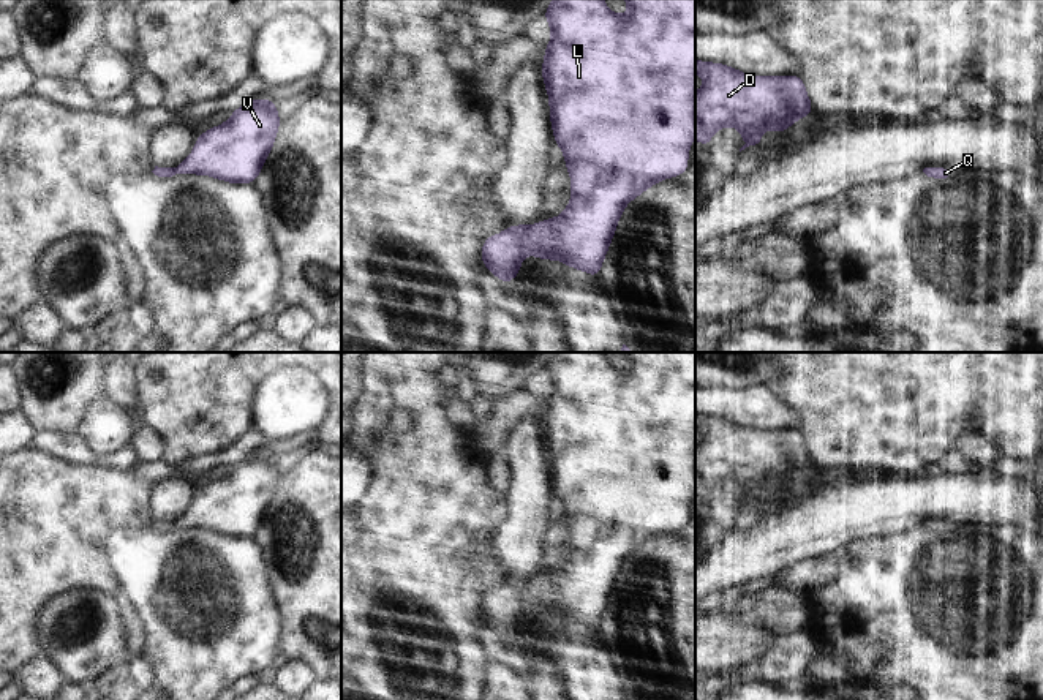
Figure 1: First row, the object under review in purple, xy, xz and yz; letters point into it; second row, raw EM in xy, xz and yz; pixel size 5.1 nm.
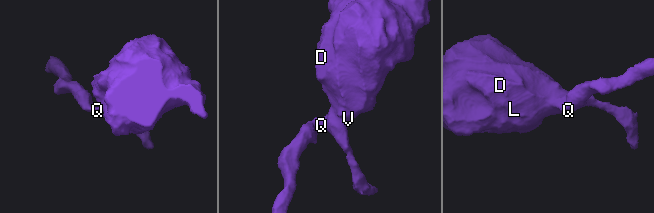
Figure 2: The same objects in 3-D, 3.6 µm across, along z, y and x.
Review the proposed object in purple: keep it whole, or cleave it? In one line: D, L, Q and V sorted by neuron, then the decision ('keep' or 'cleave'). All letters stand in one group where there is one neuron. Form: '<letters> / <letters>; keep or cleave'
D L Q V; keep

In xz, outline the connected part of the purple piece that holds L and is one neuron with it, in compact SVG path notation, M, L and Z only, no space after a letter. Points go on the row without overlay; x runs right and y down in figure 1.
M555 352L544 371L552 379L552 397L545 400L542 428L550 452L550 472L556 498L566 510L566 521L572 533L572 553L561 570L539 575L534 580L510 578L503 588L490 589L482 600L482 619L487 619L503 637L509 637L520 626L520 615L534 607L537 613L559 613L572 623L586 624L599 630L602 613L607 608L615 580L626 558L662 533L681 529L687 525L687 502L695 490L695 352L624 352L629 359L627 370L615 370L602 352Z

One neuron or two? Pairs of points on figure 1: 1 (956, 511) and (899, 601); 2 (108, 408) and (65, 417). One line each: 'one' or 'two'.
1: two
2: two

